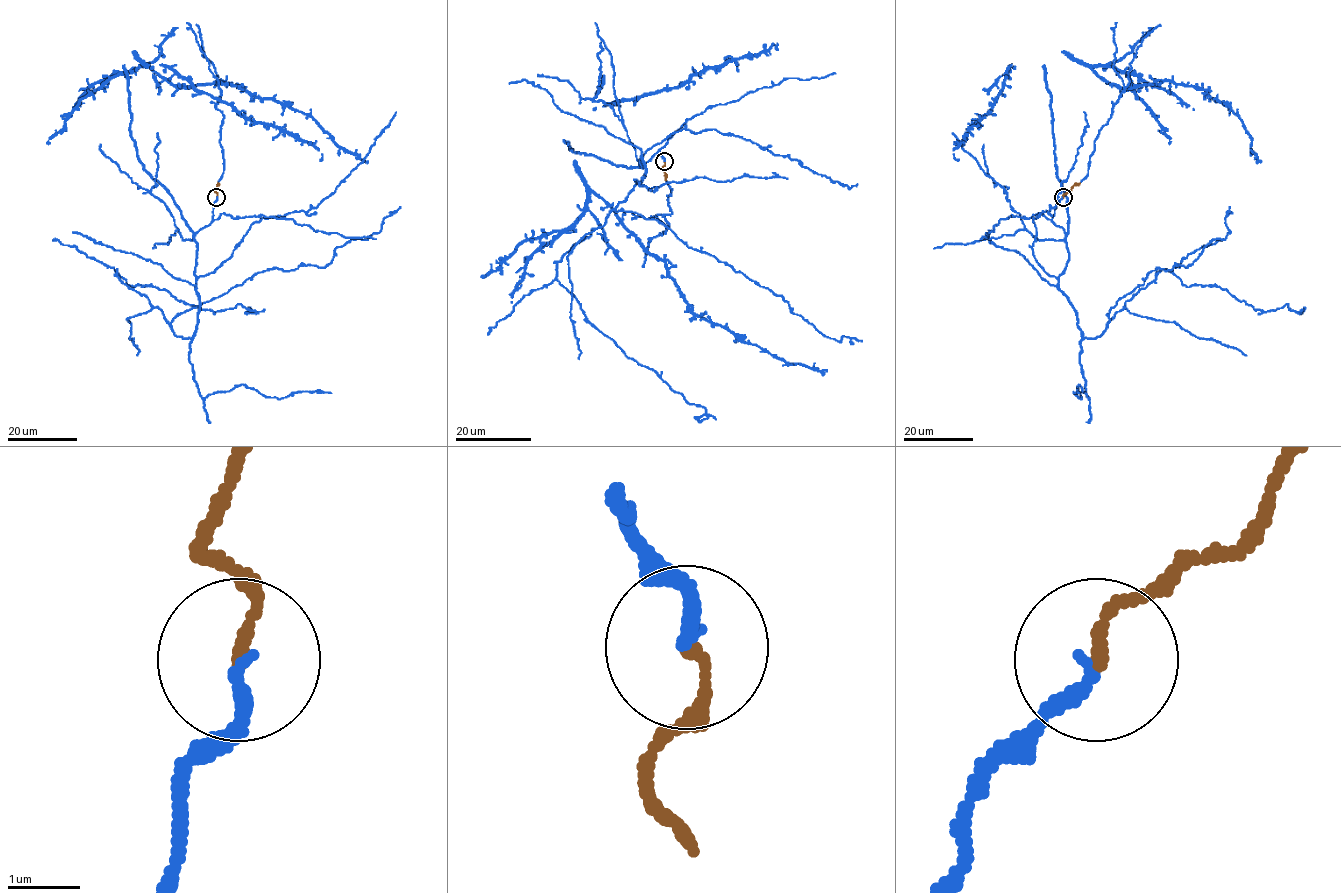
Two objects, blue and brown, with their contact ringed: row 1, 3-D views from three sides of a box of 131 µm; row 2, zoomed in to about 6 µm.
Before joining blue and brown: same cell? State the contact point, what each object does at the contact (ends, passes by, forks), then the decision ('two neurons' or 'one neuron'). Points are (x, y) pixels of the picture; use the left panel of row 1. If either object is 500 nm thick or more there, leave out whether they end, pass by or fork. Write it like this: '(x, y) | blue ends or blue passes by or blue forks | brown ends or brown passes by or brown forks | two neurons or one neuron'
(216, 197) | blue ends | brown ends | one neuron

